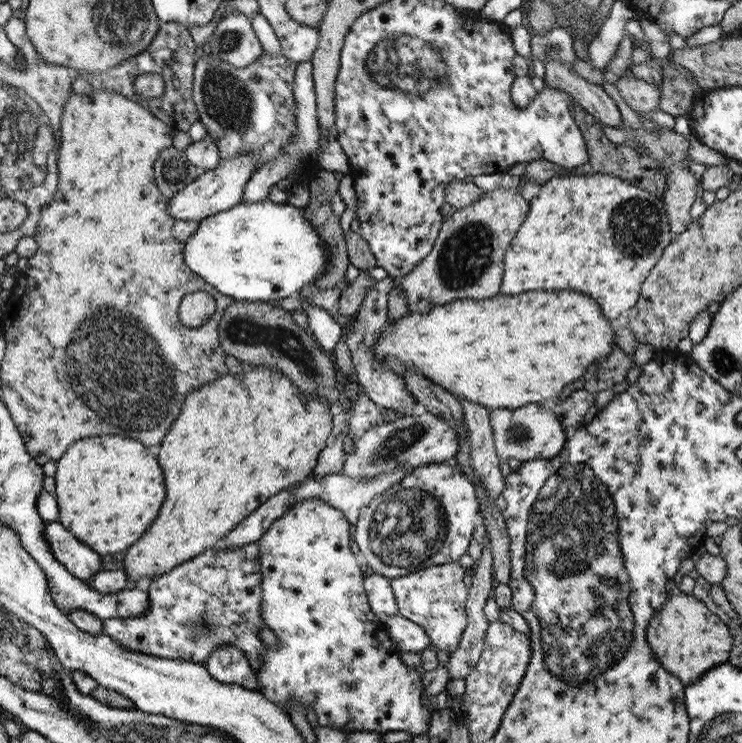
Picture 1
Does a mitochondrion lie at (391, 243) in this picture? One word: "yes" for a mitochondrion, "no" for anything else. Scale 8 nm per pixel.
no

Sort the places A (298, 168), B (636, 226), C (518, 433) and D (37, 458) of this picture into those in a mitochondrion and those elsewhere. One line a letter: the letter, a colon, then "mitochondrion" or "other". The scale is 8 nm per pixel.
A: other
B: mitochondrion
C: mitochondrion
D: other

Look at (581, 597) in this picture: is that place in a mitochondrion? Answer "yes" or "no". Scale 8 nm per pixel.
yes

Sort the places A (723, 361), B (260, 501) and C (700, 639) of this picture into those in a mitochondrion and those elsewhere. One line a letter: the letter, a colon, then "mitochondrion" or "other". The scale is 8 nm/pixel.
A: mitochondrion
B: other
C: other

